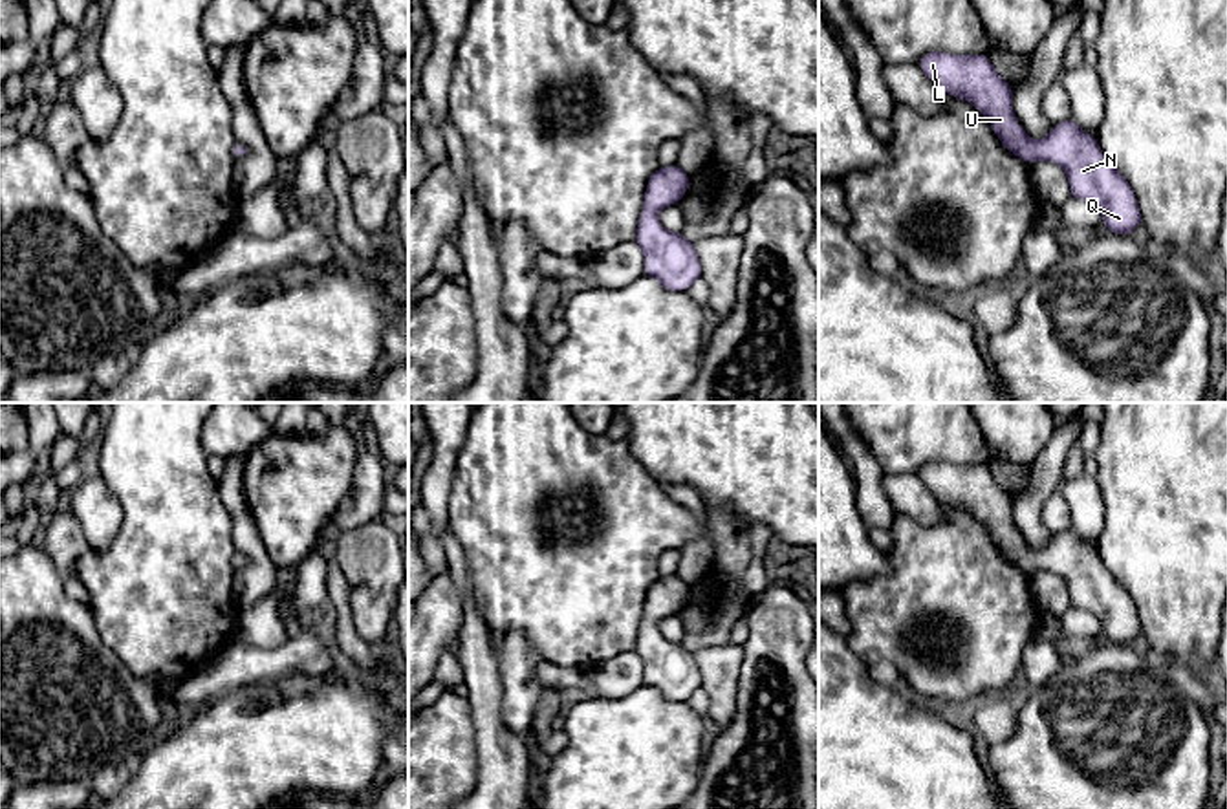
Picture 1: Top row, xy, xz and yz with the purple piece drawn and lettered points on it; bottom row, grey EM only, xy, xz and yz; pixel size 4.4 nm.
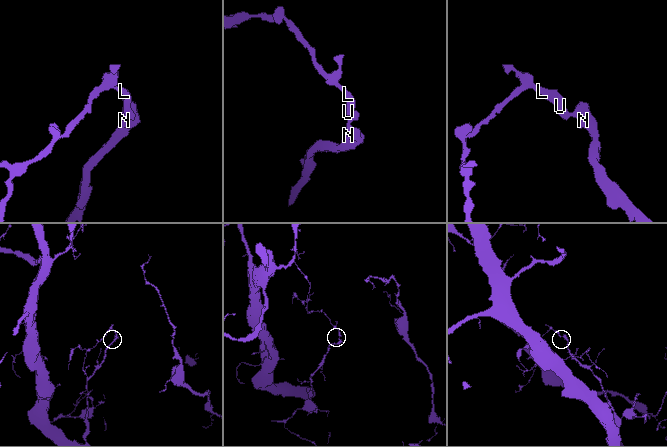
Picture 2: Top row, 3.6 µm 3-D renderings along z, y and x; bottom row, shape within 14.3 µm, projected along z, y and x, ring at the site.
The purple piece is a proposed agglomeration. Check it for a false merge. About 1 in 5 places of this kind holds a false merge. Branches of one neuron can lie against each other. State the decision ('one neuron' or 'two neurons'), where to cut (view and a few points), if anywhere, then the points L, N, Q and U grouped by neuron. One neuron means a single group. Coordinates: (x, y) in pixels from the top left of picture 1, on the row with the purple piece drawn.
one neuron; no cut; L N Q U

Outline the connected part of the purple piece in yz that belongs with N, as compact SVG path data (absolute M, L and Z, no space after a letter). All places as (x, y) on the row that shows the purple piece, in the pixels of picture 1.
M943 51L925 53L919 60L921 71L936 84L941 93L969 101L991 123L1004 148L1018 156L1024 163L1053 161L1068 174L1070 196L1091 201L1102 216L1106 231L1115 234L1132 234L1143 221L1137 198L1126 178L1104 157L1099 139L1082 132L1068 117L1053 126L1040 141L1033 141L1015 121L1013 86L1002 79L987 55L950 55Z

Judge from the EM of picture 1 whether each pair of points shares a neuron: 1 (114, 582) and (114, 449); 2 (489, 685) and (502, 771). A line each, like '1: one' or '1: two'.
1: one
2: one

